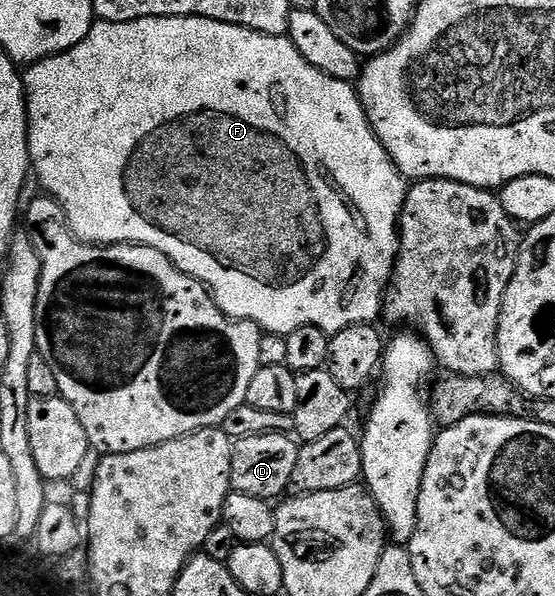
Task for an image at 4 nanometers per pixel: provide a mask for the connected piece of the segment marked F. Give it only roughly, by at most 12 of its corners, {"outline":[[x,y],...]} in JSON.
{"outline":[[98,20],[24,70],[76,238],[374,324],[408,182],[289,37]]}

